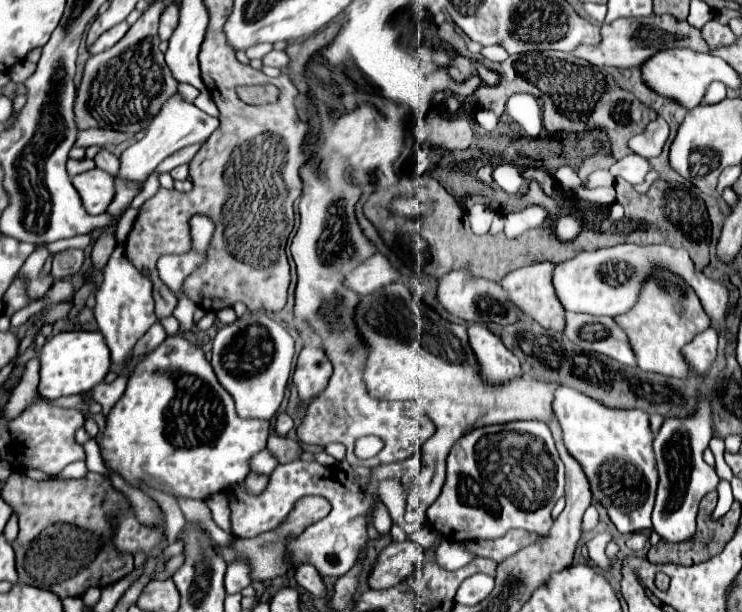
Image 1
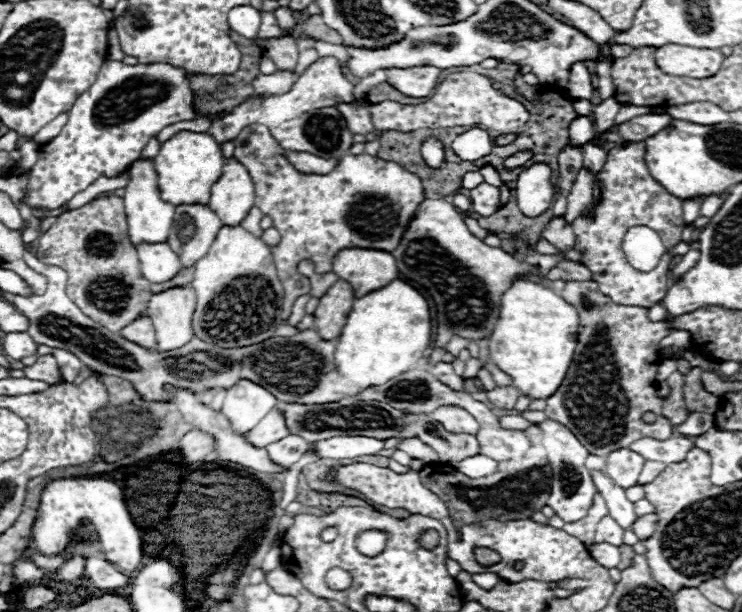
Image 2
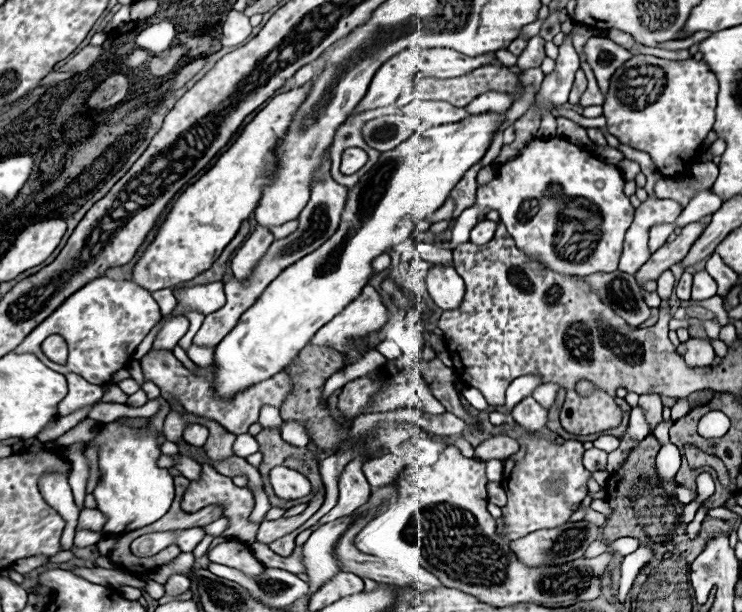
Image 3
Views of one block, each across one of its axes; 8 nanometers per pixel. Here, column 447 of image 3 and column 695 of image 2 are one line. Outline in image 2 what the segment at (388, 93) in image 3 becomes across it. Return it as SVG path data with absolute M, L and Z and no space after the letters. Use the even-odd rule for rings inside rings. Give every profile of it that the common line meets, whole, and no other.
M678 44L660 46L656 52L658 66L672 76L708 78L714 76L724 62L724 54L716 48L690 48Z

